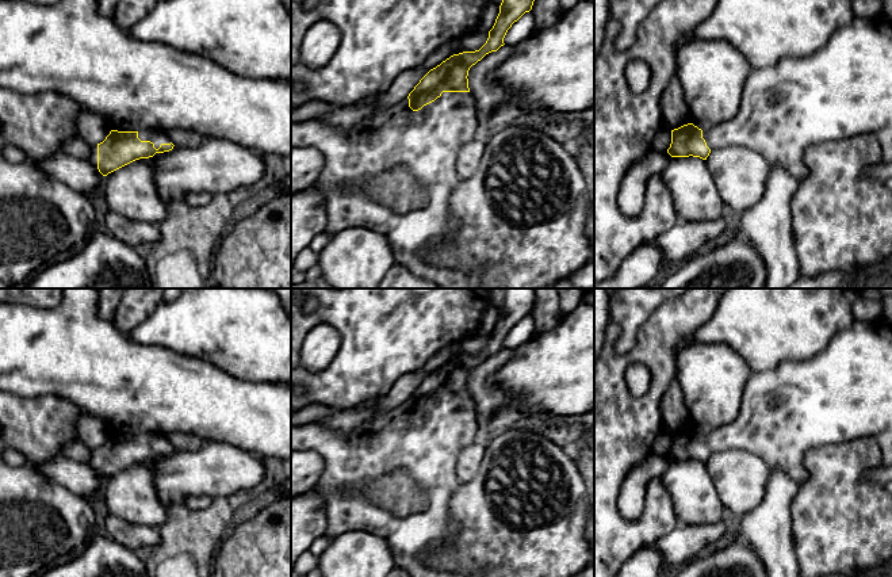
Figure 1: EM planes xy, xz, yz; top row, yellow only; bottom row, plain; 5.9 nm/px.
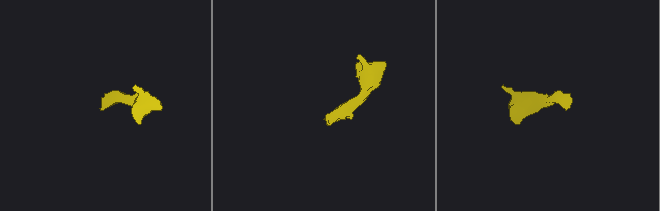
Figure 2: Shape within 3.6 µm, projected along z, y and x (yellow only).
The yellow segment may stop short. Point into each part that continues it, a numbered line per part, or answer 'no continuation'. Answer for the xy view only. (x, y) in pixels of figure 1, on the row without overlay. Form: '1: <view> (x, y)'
1: xy (157, 440)

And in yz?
1: yz (843, 393)

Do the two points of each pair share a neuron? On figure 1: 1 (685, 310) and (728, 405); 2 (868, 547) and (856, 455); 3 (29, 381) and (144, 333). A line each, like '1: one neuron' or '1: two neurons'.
1: two neurons
2: one neuron
3: two neurons

